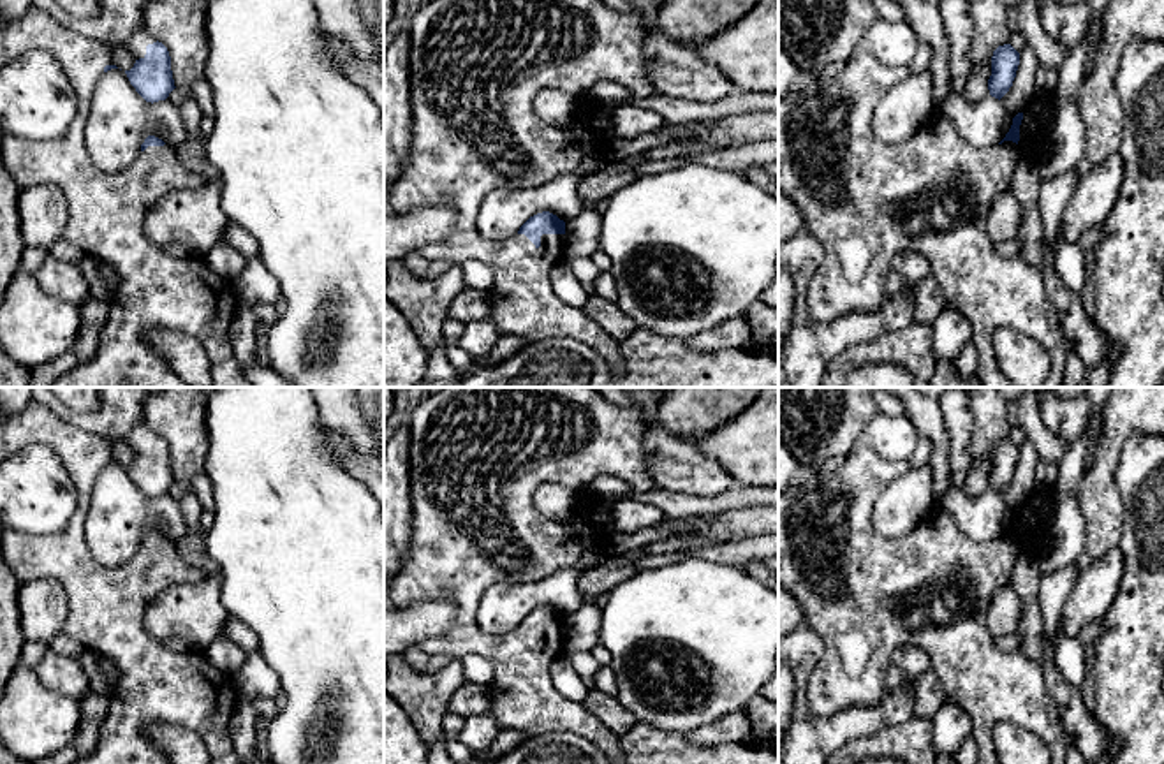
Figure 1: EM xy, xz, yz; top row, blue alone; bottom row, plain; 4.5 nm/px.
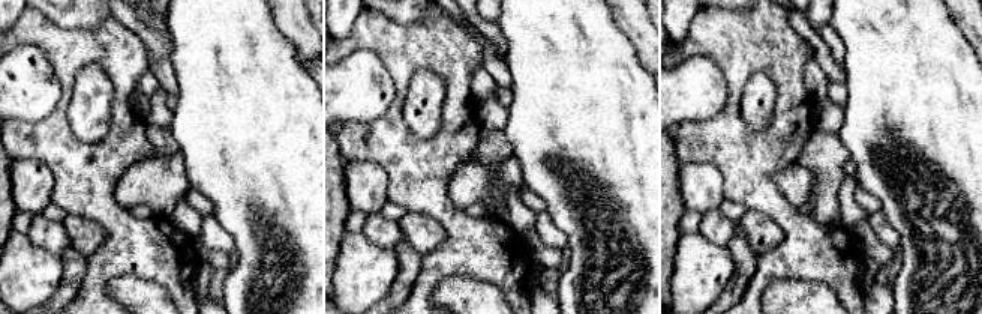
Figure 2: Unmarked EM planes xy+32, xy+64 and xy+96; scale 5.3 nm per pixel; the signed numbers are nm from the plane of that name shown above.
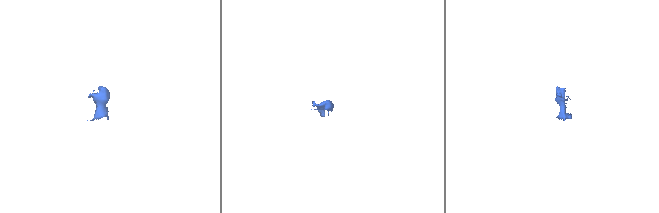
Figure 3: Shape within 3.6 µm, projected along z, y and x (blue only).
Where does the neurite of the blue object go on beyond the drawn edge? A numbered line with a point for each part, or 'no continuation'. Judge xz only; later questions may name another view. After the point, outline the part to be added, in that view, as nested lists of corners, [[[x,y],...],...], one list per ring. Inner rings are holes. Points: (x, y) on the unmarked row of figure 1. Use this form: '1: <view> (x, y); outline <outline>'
1: xz (478, 455); outline [[[444,387],[426,396],[414,407],[409,424],[410,435],[410,482],[412,482],[412,526],[410,553],[403,569],[386,581],[389,597],[396,607],[410,607],[431,597],[446,595],[456,609],[451,628],[424,641],[419,648],[430,657],[467,655],[484,657],[495,669],[488,685],[490,713],[498,731],[518,731],[528,736],[544,736],[558,731],[579,734],[595,743],[611,760],[625,764],[620,750],[620,736],[604,727],[581,702],[565,699],[549,678],[549,669],[565,650],[564,628],[542,628],[537,643],[525,628],[514,628],[504,635],[484,632],[475,620],[483,593],[495,583],[532,583],[560,570],[586,572],[583,562],[593,547],[609,551],[609,533],[592,519],[597,496],[592,482],[597,477],[618,477],[637,491],[657,489],[646,470],[643,454],[643,410],[623,407],[606,400],[595,387]],[[544,484],[560,484],[578,500],[574,512],[565,519],[548,519],[534,502]]]

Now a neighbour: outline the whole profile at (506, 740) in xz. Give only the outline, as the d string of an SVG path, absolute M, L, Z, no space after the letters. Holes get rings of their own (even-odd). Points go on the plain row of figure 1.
M498 731L495 741L491 743L488 752L474 753L472 759L465 764L483 764L490 759L495 759L502 753L511 752L518 743L521 743L527 736L518 731Z

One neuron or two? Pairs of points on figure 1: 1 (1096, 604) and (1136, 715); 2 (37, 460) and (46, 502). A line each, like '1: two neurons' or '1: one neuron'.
1: two neurons
2: one neuron

